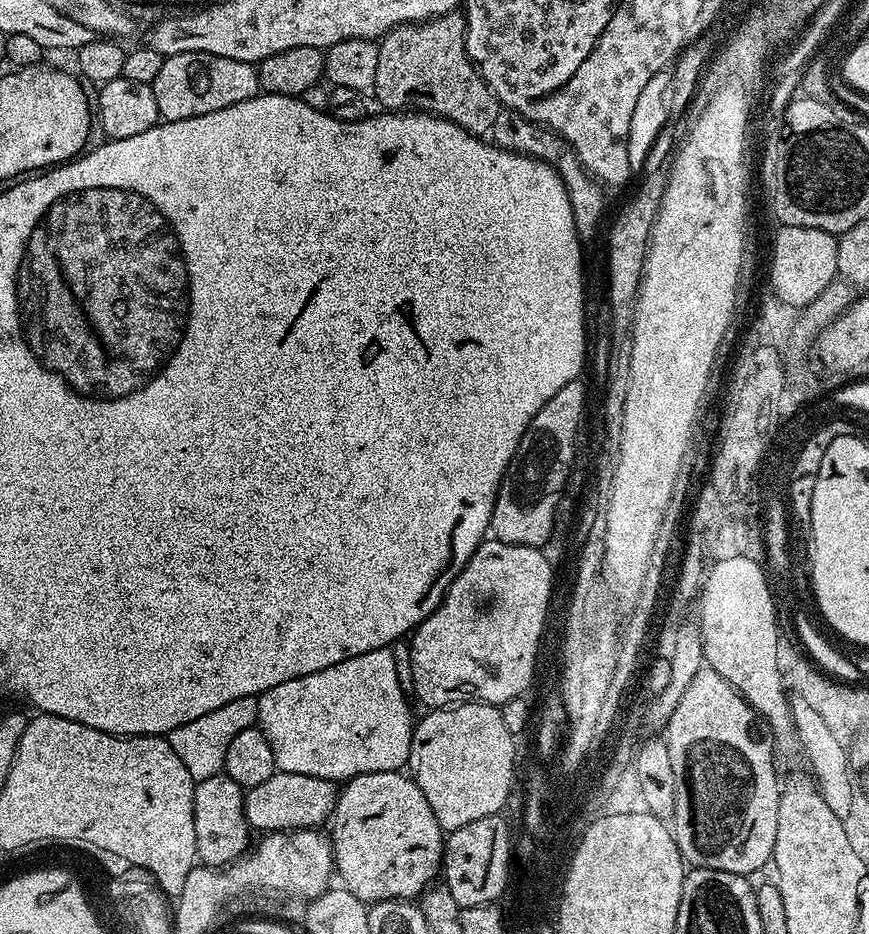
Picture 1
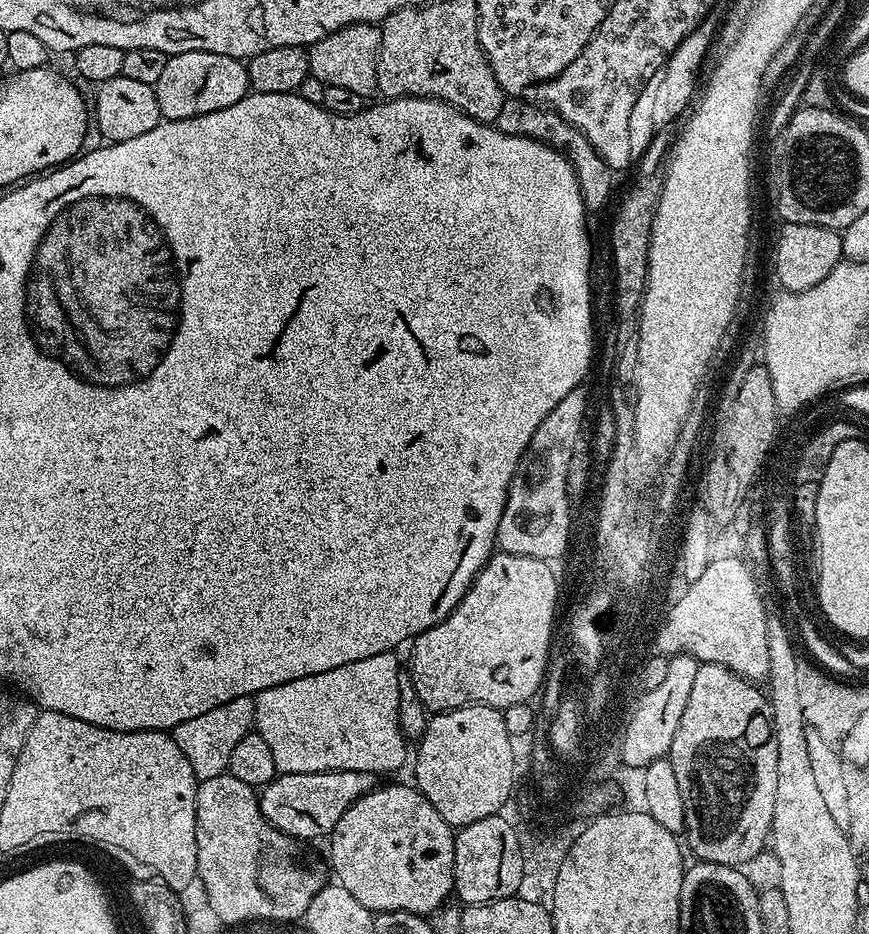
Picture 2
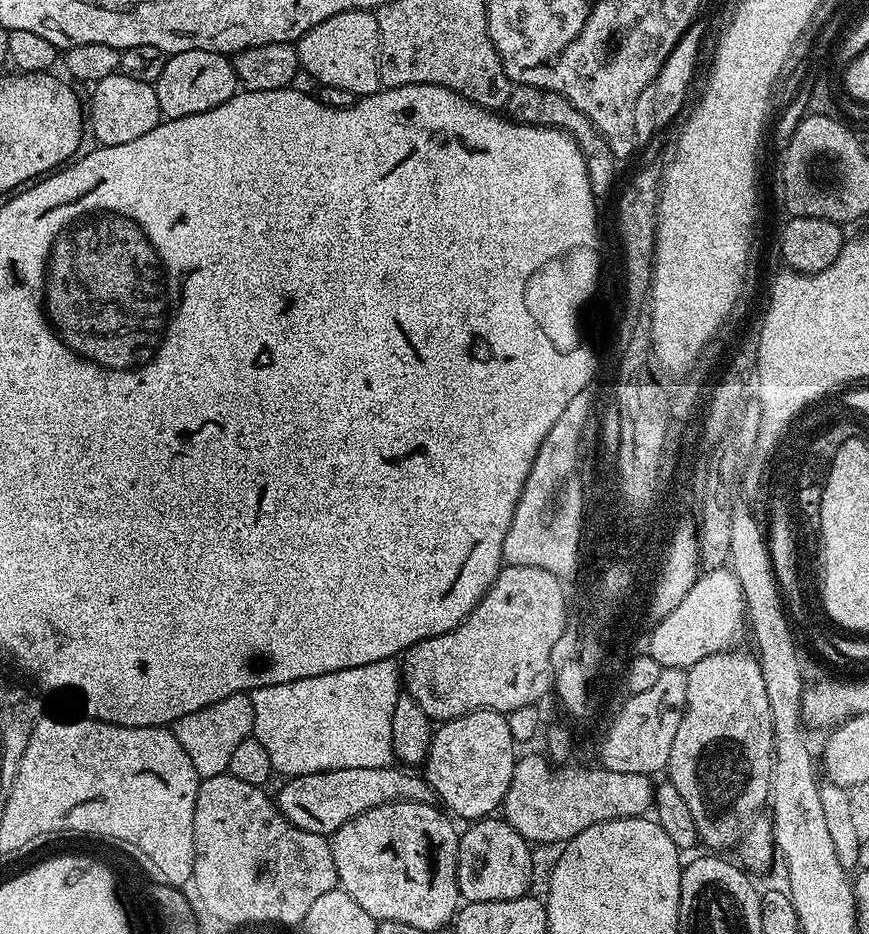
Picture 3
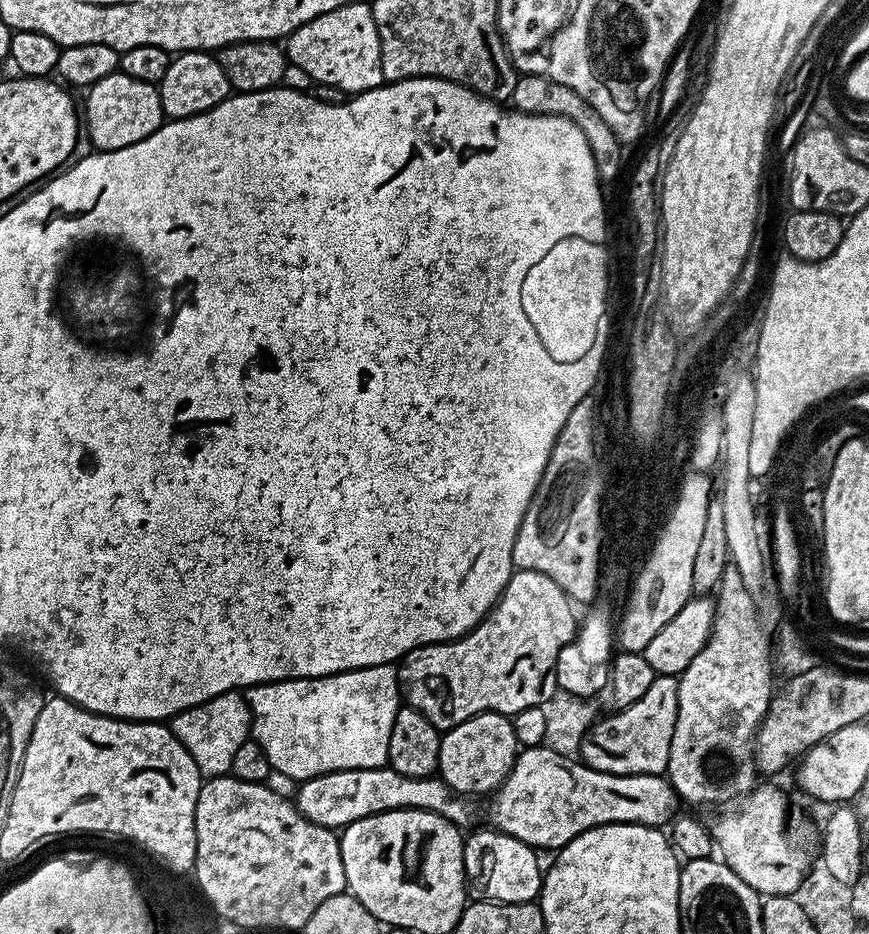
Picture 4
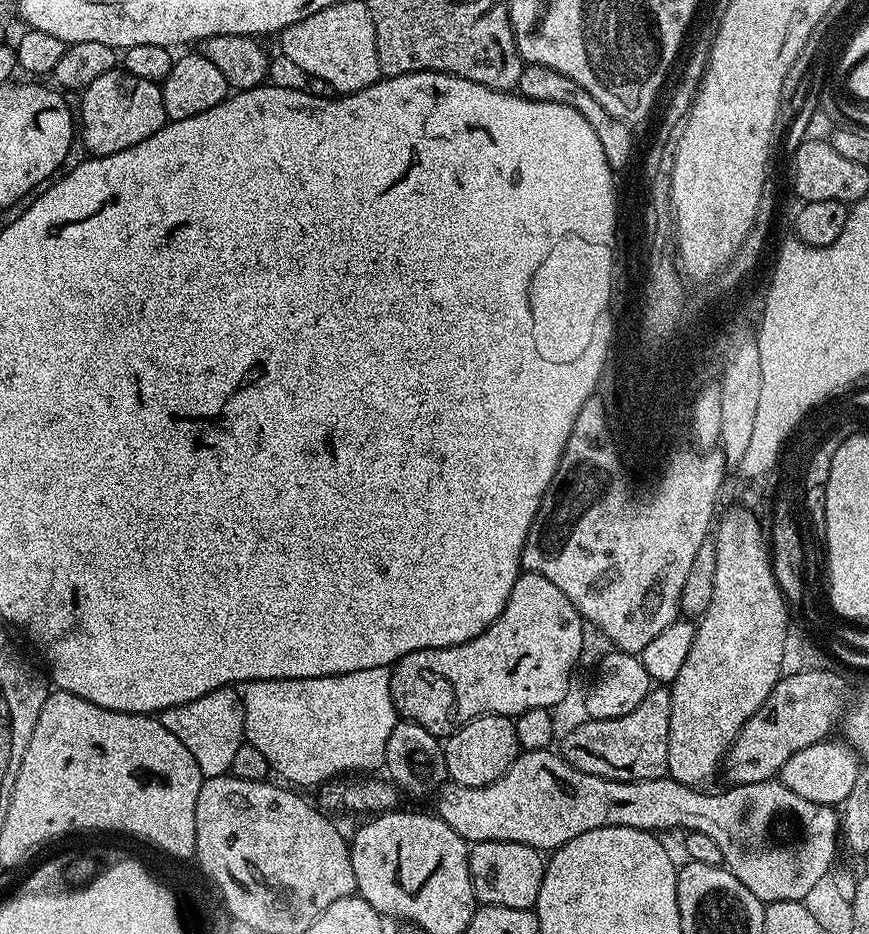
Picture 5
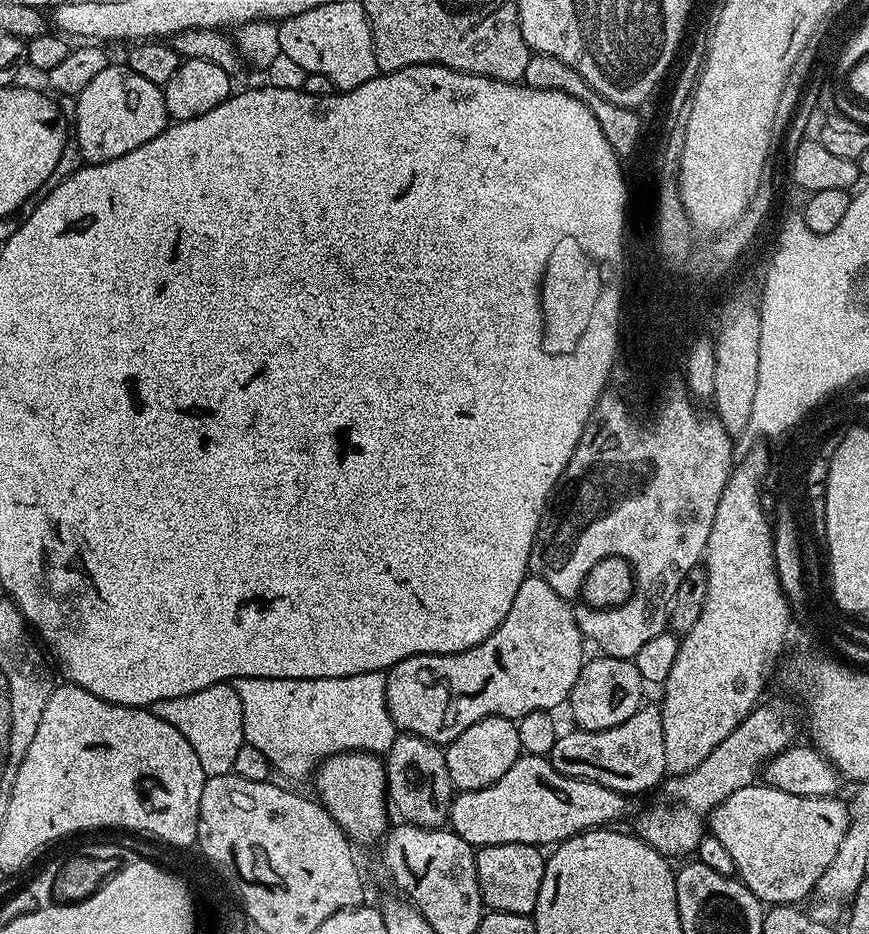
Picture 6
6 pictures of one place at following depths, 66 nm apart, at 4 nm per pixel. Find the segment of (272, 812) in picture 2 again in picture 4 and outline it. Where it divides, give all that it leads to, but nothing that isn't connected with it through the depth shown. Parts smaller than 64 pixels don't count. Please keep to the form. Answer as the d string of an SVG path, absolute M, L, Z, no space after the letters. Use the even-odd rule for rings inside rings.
M389 766L370 770L338 770L330 774L315 776L303 781L294 795L299 812L310 822L333 830L342 830L358 818L370 818L386 810L426 810L446 818L457 826L465 826L472 820L472 808L467 799L455 792L445 780L435 775L428 777L407 777Z

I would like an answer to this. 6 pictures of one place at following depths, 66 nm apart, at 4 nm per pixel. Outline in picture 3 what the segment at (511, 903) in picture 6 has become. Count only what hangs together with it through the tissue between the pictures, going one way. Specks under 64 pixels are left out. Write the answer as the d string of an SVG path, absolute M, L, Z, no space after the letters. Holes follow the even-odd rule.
M485 818L469 823L468 828L459 833L458 846L458 890L467 903L498 902L513 900L519 896L529 895L528 883L532 880L532 856L528 853L529 841L518 834L503 818Z

